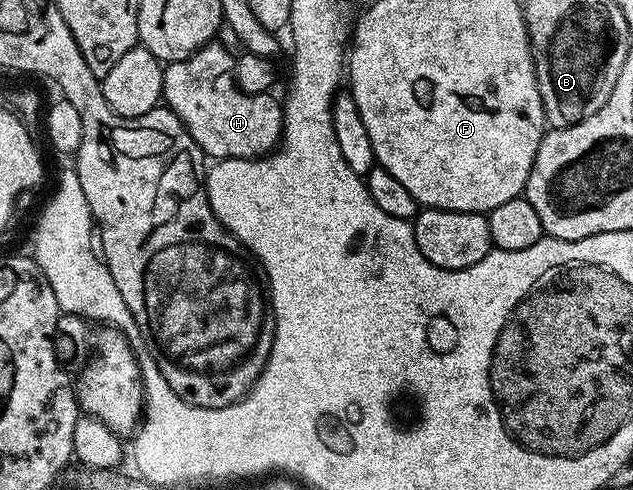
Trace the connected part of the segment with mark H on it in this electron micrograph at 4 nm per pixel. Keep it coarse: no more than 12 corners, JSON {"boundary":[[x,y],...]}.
{"boundary":[[218,43],[164,66],[163,101],[209,159],[273,152],[283,105]]}

